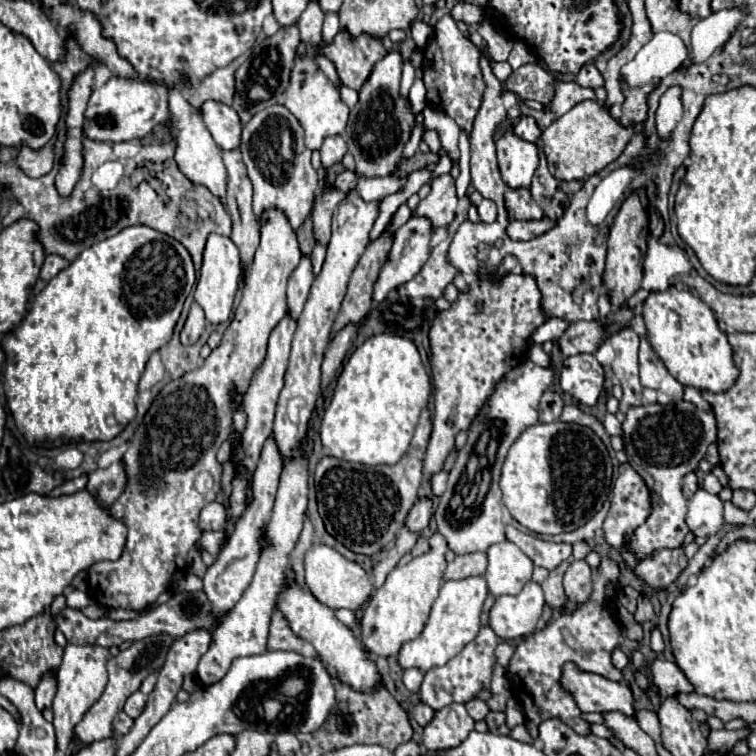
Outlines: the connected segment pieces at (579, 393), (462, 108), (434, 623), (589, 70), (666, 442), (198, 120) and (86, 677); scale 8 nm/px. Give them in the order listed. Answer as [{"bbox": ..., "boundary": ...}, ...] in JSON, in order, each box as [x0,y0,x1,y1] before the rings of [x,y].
[{"bbox":[559,354,603,406],"boundary":[[[593,354],[569,356],[559,376],[561,390],[571,394],[577,402],[595,406],[603,390],[603,366]]]},{"bbox":[423,14,485,134],"boundary":[[[449,14],[439,18],[429,44],[423,50],[423,82],[427,86],[427,102],[429,106],[439,108],[447,116],[451,116],[467,134],[471,134],[473,130],[473,120],[485,92],[479,58],[479,48],[457,28],[455,20]]]},{"bbox":[397,576,487,672],"boundary":[[[481,576],[443,582],[439,596],[433,602],[433,608],[431,608],[429,620],[425,622],[423,632],[415,640],[405,642],[401,646],[399,656],[397,656],[399,666],[403,670],[417,668],[421,672],[427,672],[433,666],[443,666],[445,662],[449,662],[455,654],[459,654],[463,650],[465,644],[469,644],[477,636],[477,632],[481,628],[479,616],[481,616],[485,598],[487,598],[487,584]]]},{"bbox":[577,62,603,88],"boundary":[[[589,62],[589,64],[585,64],[583,68],[581,68],[581,72],[577,74],[577,82],[581,84],[581,86],[585,86],[585,88],[599,88],[599,86],[603,86],[603,76],[601,76],[601,72],[595,68],[595,64],[593,62]]]},{"bbox":[623,402,717,560],"boundary":[[[689,402],[681,404],[645,404],[629,408],[623,422],[623,444],[629,464],[645,470],[659,488],[651,500],[651,514],[637,526],[629,538],[629,548],[641,560],[649,558],[657,548],[679,548],[685,534],[689,532],[685,524],[687,498],[681,494],[681,480],[687,472],[693,472],[699,460],[705,456],[707,446],[717,440],[717,426],[713,412],[701,412]]]},{"bbox":[169,88,227,200],"boundary":[[[171,88],[171,92],[169,92],[169,110],[171,110],[171,120],[175,120],[175,124],[171,128],[173,128],[175,140],[177,140],[175,160],[181,168],[181,172],[195,184],[207,186],[215,196],[221,196],[221,200],[225,200],[227,172],[225,172],[225,166],[221,160],[221,148],[215,144],[209,130],[205,128],[201,114],[181,96],[181,92],[177,88]]]},{"bbox":[53,644,109,750],"boundary":[[[67,644],[61,668],[57,670],[57,694],[53,700],[53,726],[57,732],[57,744],[61,750],[69,750],[73,740],[73,728],[81,720],[81,716],[91,708],[91,704],[101,696],[107,684],[107,660],[109,648],[95,644]]]}]

